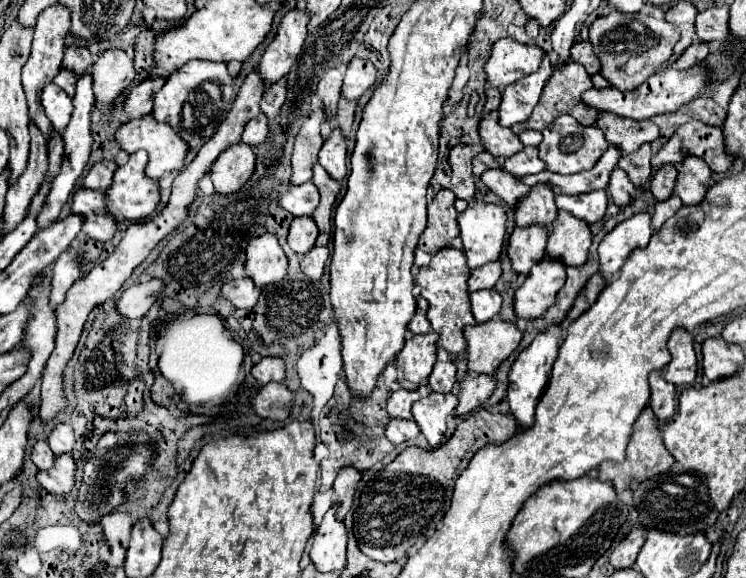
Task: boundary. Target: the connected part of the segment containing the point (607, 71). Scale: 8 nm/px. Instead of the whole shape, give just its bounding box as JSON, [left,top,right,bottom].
[590,12,678,90]

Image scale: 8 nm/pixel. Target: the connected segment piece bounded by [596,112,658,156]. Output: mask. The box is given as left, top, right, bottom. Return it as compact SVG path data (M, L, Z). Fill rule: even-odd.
M602 114L602 118L600 118L600 124L596 122L596 126L600 126L600 130L604 132L604 136L606 136L606 140L608 140L608 144L610 146L616 146L618 150L620 150L620 154L622 156L626 156L626 154L632 154L632 152L636 152L642 144L646 144L646 142L652 142L652 140L656 140L658 138L658 126L656 124L652 124L650 120L632 120L632 118L620 118L620 116L616 116L616 114Z

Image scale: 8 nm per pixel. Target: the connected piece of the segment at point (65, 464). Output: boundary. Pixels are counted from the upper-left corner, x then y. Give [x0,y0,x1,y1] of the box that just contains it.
[36,452,74,494]

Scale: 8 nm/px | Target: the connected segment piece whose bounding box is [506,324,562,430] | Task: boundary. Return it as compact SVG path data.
M558 324L554 326L548 326L542 334L538 334L534 338L534 342L524 348L516 362L512 364L510 368L510 374L508 374L508 404L510 404L510 412L514 414L516 422L520 424L520 428L530 428L534 424L534 408L540 400L540 396L544 394L546 390L546 384L548 384L548 378L550 378L550 372L552 372L552 364L556 360L556 352L558 352L558 338L562 334L562 328Z

